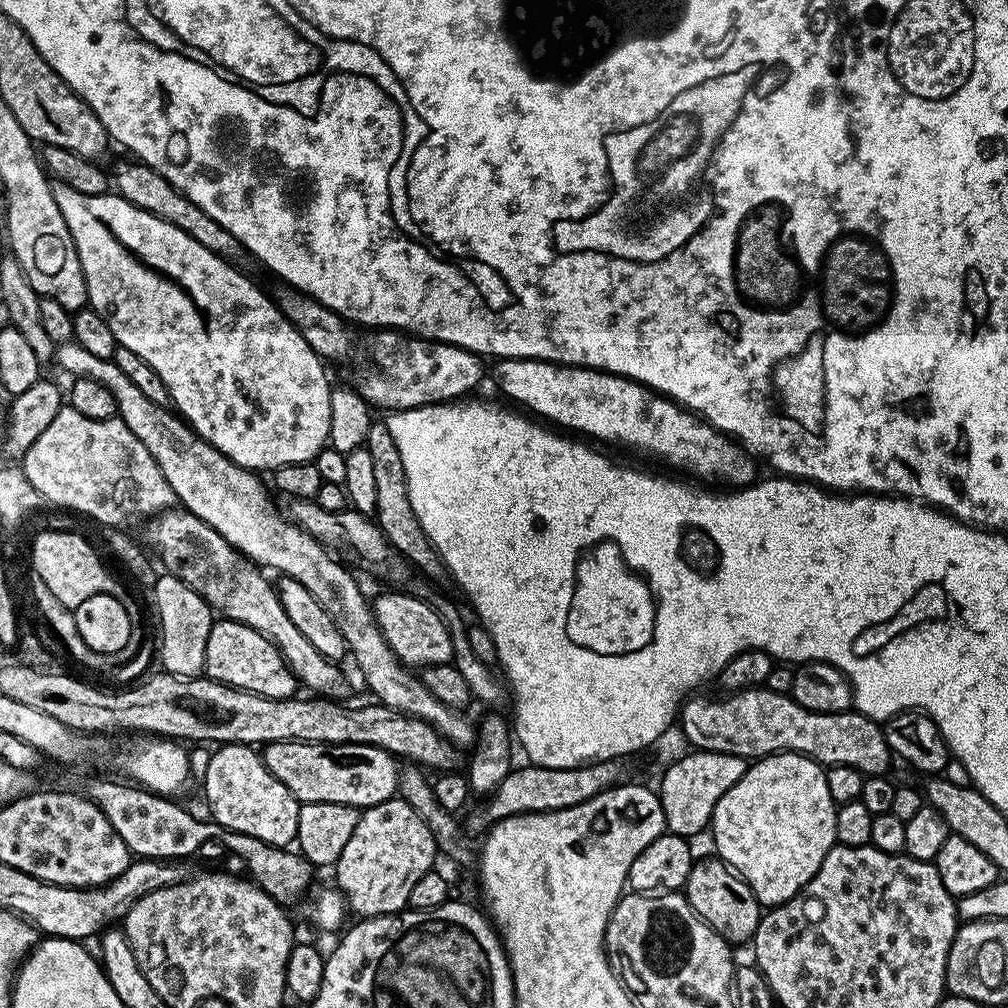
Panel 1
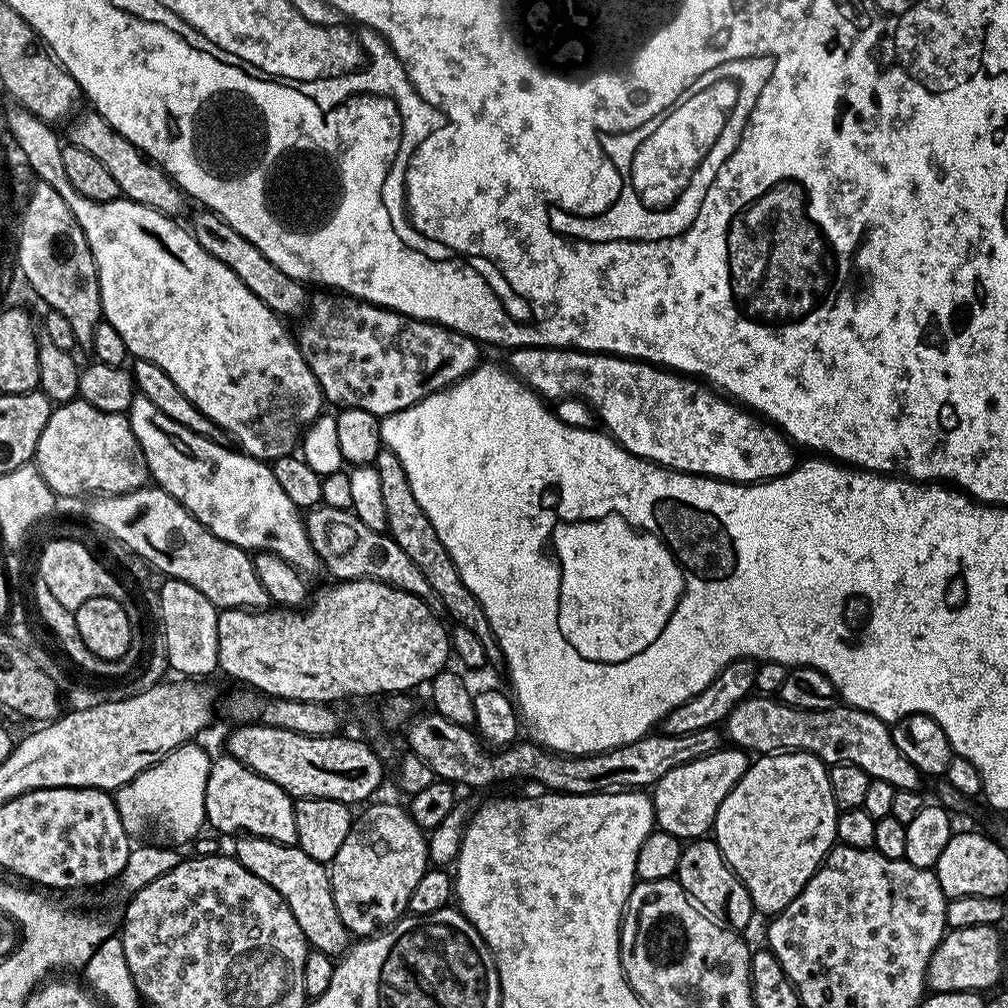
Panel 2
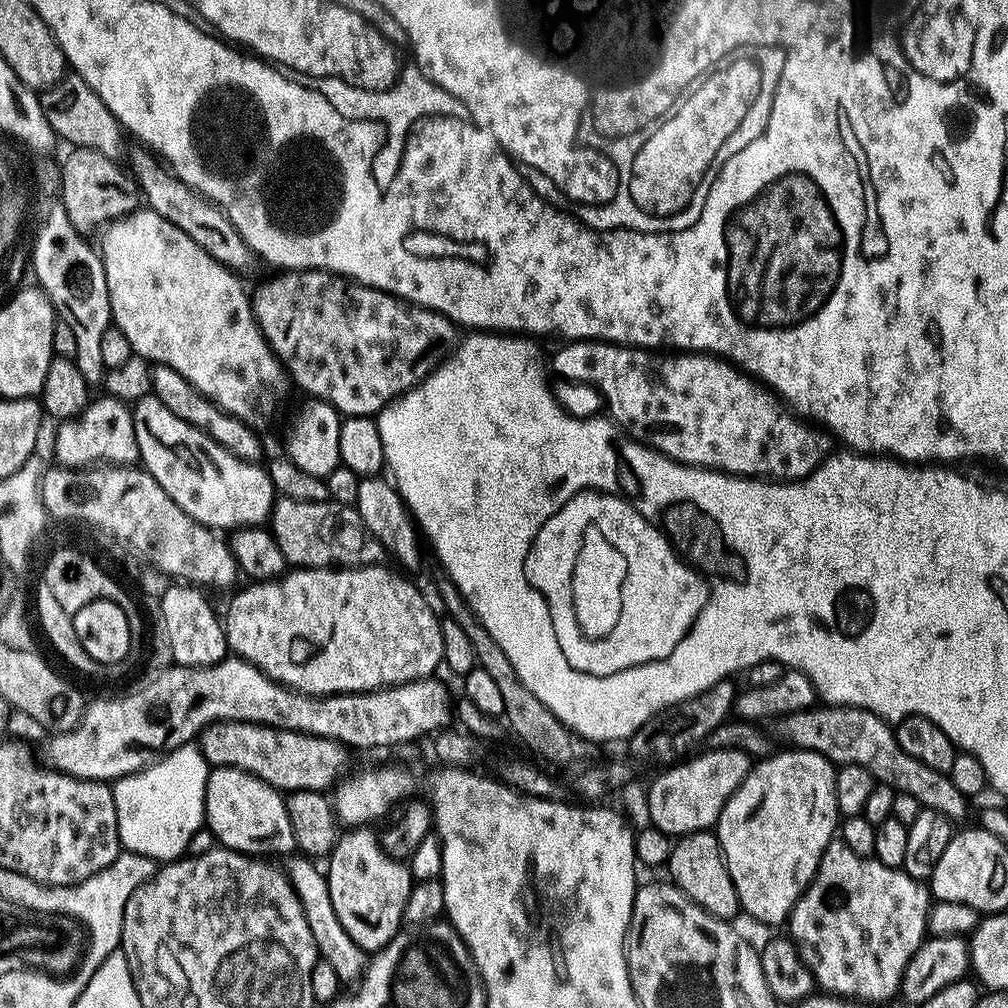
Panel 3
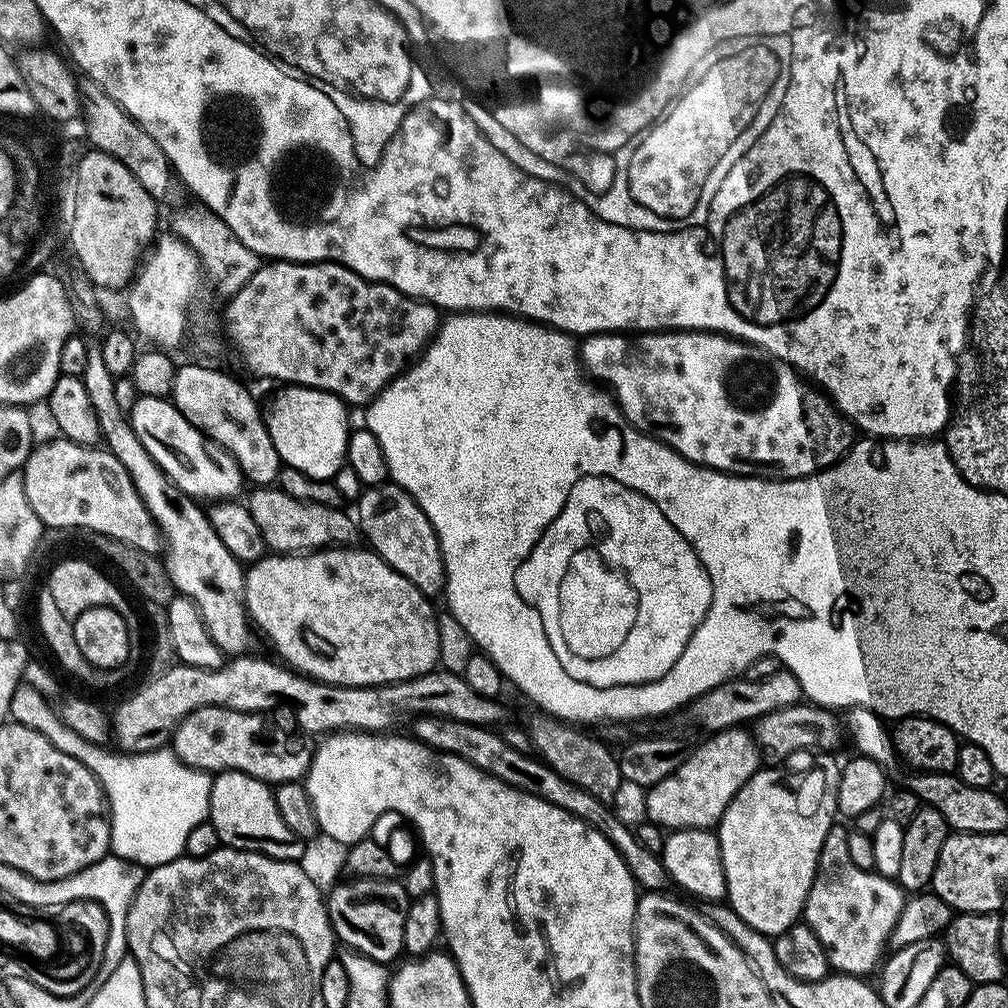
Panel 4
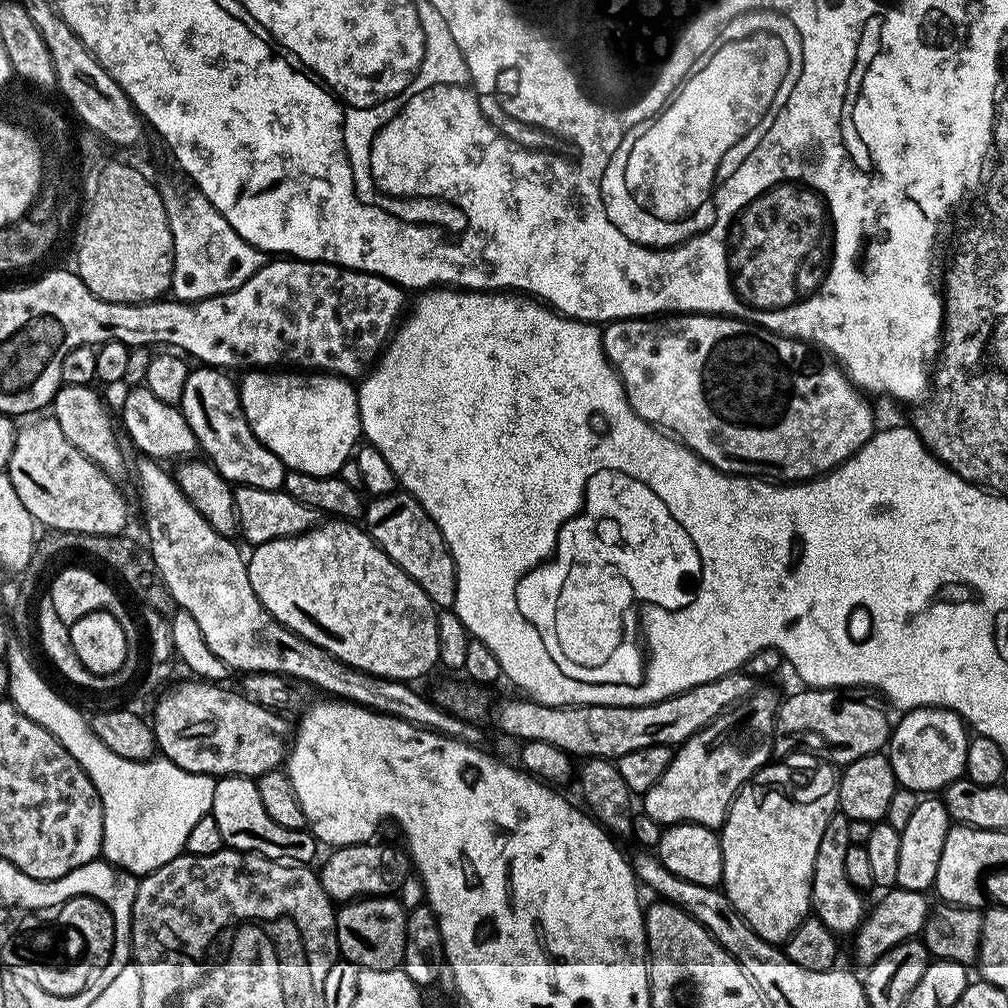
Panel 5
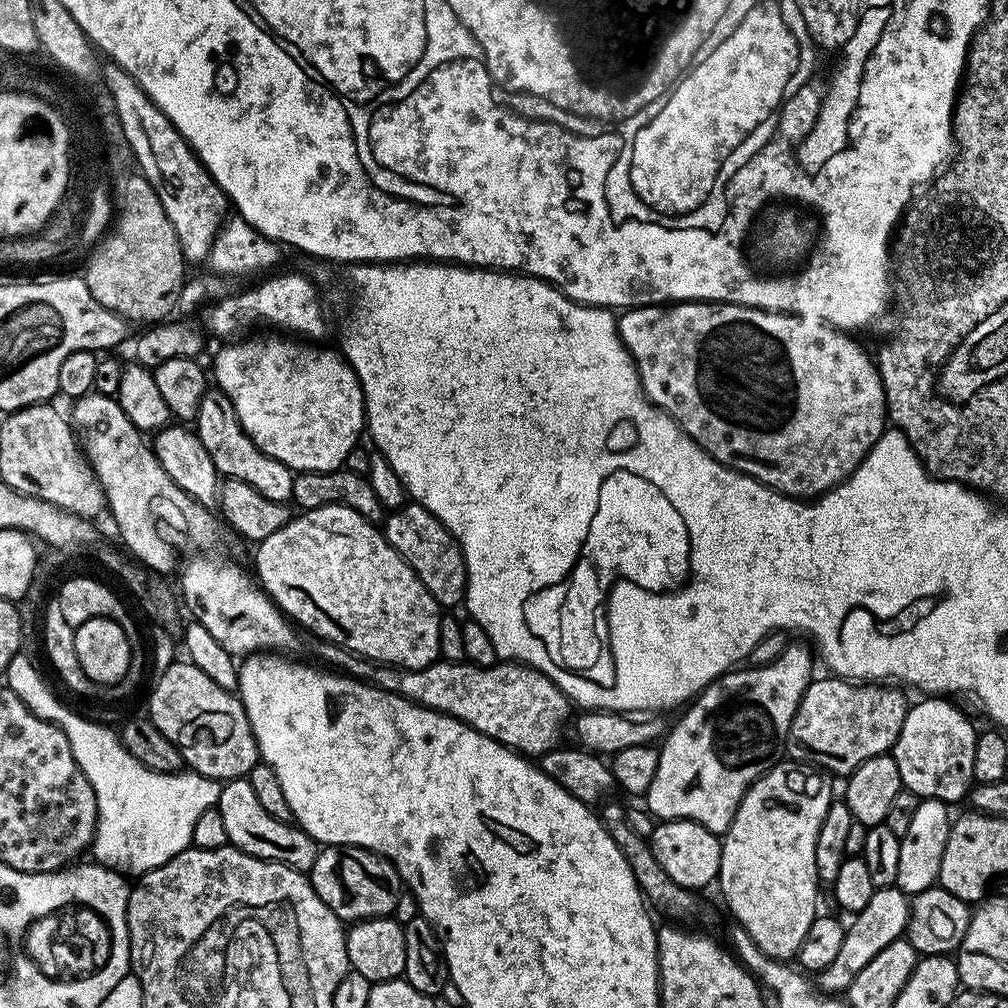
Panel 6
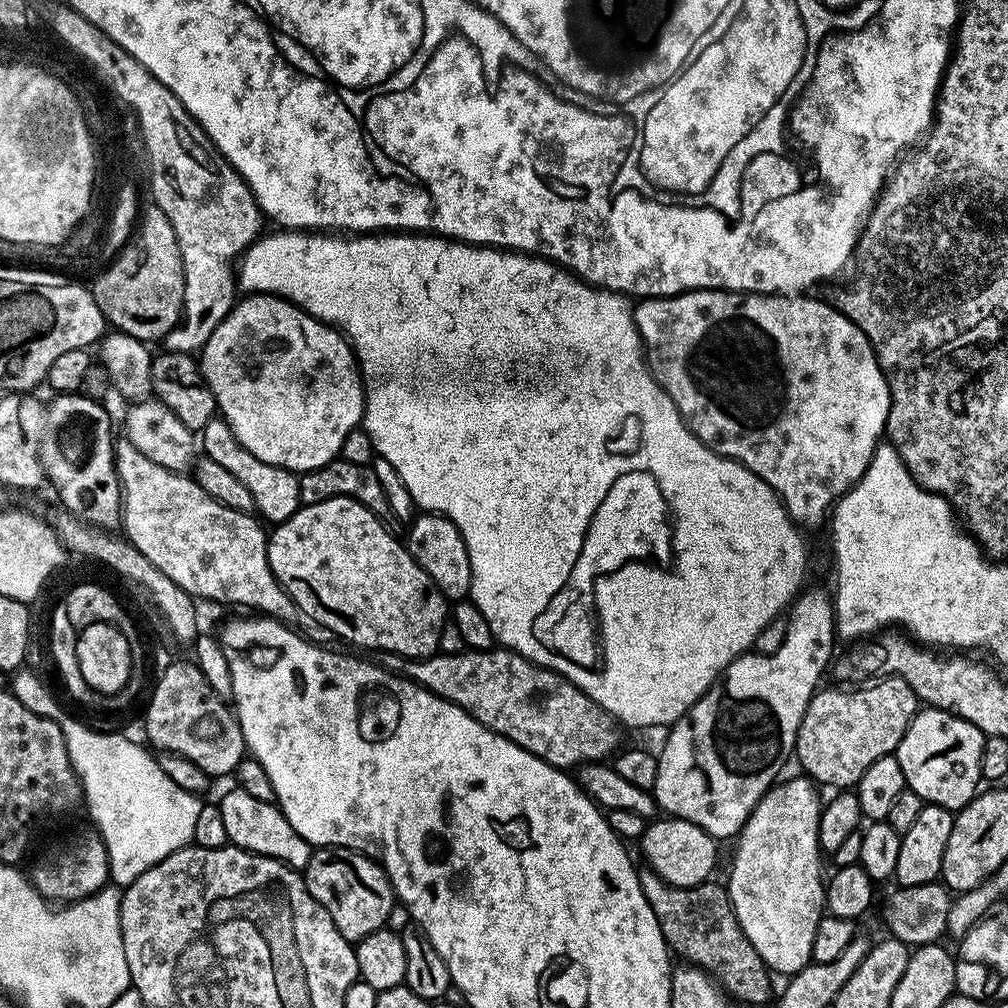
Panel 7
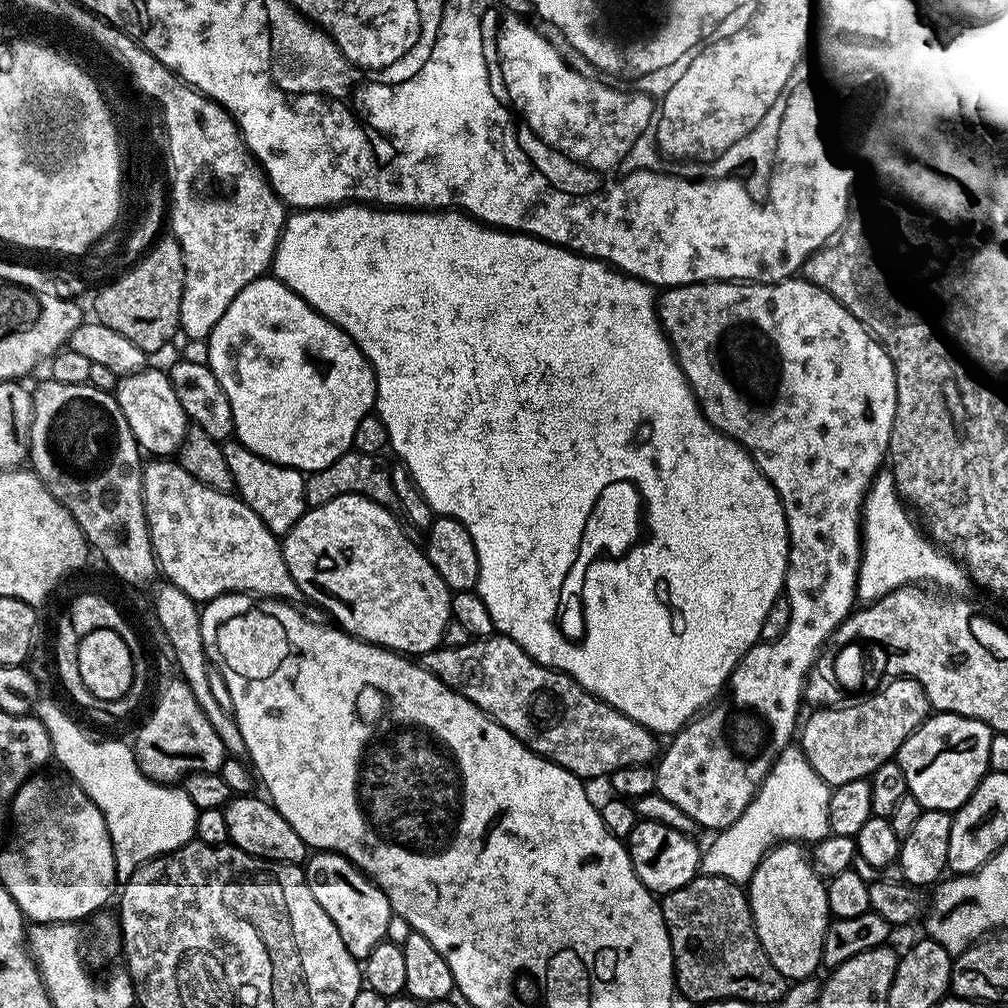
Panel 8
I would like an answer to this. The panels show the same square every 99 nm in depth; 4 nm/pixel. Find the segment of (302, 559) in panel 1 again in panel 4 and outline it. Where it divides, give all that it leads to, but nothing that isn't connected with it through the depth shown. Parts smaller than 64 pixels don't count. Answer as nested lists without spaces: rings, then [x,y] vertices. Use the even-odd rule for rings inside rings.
[[[140,396],[130,413],[132,429],[138,434],[138,442],[146,446],[146,454],[154,458],[154,462],[167,476],[179,486],[182,491],[191,496],[197,502],[219,502],[239,497],[240,487],[246,484],[240,467],[234,462],[234,458],[224,448],[220,448],[213,440],[203,436],[187,418],[181,414],[172,403],[171,399],[162,396]]]

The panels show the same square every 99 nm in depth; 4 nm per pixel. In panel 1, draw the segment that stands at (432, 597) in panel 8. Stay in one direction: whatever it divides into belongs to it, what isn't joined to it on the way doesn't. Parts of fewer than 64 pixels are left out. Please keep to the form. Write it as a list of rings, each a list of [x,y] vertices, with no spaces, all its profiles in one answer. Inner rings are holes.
[[[384,592],[371,605],[390,650],[394,650],[396,657],[405,666],[449,663],[452,659],[452,639],[442,618],[438,618],[438,614],[426,601],[404,592]],[[217,619],[210,630],[210,638],[206,638],[206,658],[204,659],[203,675],[210,680],[217,680],[231,688],[241,688],[271,700],[287,700],[297,695],[298,681],[295,674],[288,668],[283,654],[276,648],[273,641],[262,635],[258,630],[240,621]]]

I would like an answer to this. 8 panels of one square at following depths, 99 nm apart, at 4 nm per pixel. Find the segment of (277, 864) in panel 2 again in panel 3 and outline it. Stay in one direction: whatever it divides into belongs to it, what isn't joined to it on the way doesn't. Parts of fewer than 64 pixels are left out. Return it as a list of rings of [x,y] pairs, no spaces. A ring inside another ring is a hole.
[[[303,854],[293,855],[289,860],[292,861],[286,864],[288,881],[294,886],[298,898],[302,902],[306,922],[310,922],[310,934],[314,934],[319,959],[328,960],[330,966],[334,966],[334,970],[342,982],[359,981],[364,974],[364,969],[368,966],[370,956],[369,953],[361,950],[358,942],[354,942],[354,938],[350,938],[350,934],[346,934],[346,930],[342,930],[342,922],[338,922],[338,914],[334,914],[334,902],[330,902],[330,886],[327,875],[321,869],[319,872],[312,865],[315,863]]]

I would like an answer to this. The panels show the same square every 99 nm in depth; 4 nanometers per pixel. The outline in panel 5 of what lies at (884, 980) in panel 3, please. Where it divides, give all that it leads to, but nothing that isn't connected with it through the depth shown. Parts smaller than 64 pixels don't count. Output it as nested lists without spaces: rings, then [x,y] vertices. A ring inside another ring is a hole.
[[[837,810],[826,822],[826,830],[822,830],[822,839],[818,841],[818,854],[814,858],[814,874],[812,875],[812,907],[811,915],[820,920],[837,937],[851,937],[859,928],[866,915],[866,904],[861,889],[855,888],[846,878],[846,850],[850,846],[849,818],[846,813]]]

